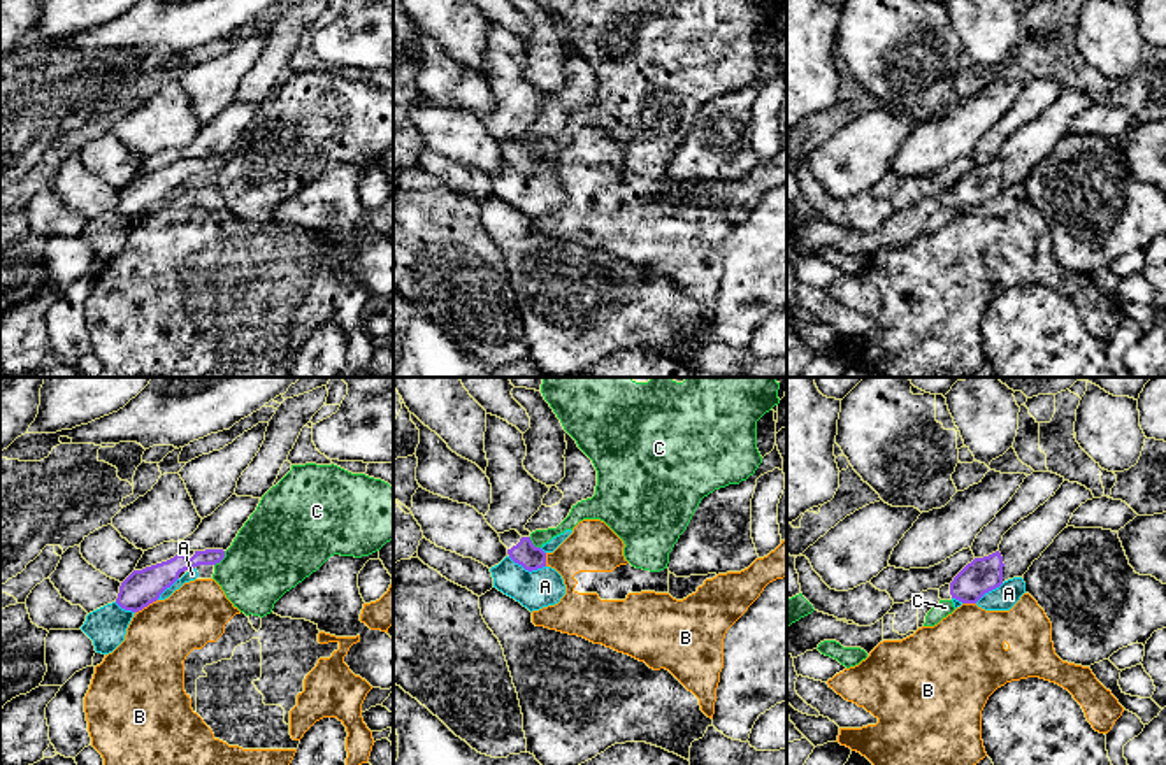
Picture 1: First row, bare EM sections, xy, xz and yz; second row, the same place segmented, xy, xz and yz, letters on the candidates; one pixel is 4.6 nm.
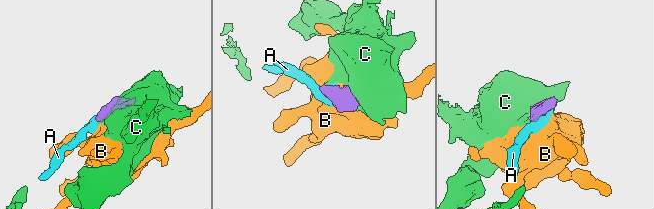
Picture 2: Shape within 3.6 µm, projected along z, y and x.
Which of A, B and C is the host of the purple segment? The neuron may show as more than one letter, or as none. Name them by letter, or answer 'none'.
none

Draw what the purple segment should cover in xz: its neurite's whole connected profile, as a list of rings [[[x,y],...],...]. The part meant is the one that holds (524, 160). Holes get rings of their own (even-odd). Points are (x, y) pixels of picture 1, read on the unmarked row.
[[[516,137],[499,140],[500,149],[507,154],[509,165],[532,179],[546,174],[546,160],[536,154],[530,144],[522,144]]]

